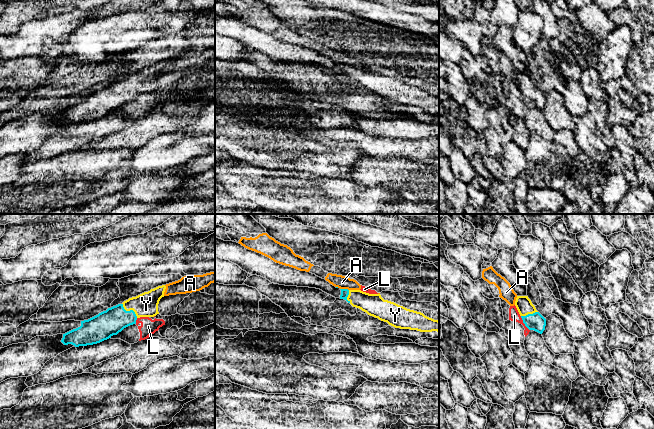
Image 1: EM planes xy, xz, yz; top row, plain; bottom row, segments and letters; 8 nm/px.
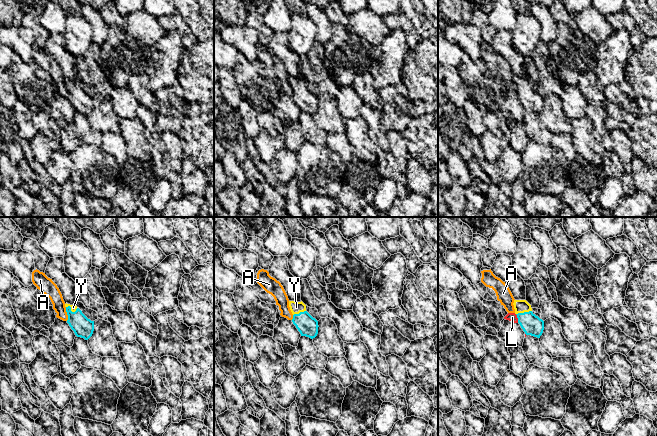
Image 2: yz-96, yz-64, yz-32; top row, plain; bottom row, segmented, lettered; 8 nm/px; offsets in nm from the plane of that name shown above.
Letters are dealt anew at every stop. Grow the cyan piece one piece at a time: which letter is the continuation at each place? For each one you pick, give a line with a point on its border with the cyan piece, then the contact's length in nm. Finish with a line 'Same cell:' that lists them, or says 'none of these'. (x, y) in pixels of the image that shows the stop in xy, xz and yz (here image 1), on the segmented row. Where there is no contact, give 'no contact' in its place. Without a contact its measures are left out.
Y: meets cyan in xy at (130, 310); contact 170 nm long
Same cell: Y

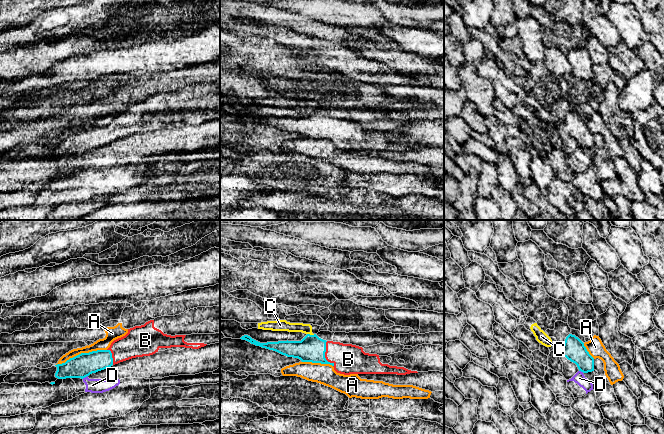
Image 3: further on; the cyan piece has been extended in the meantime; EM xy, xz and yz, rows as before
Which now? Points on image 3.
B: meets cyan in xz at (324, 355); contact 220 nm long
Same cell: B

